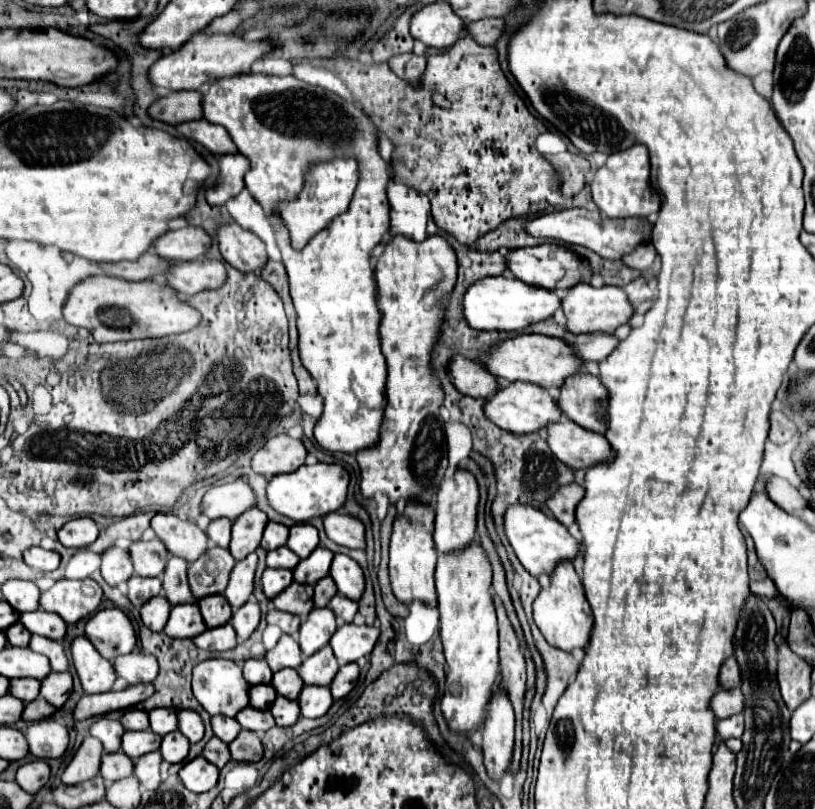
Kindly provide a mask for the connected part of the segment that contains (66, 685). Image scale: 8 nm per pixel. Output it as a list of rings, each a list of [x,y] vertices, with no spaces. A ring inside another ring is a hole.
[[[65,671],[65,673],[49,673],[41,683],[43,683],[41,685],[41,697],[47,699],[57,709],[63,707],[63,703],[67,701],[67,697],[73,691],[73,677],[71,677],[69,671]]]

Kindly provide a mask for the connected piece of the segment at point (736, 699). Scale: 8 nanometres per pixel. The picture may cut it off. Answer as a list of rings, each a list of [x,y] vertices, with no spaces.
[[[719,689],[715,693],[713,701],[711,701],[713,713],[719,719],[725,719],[725,717],[741,713],[743,705],[745,705],[745,699],[743,699],[741,689]]]

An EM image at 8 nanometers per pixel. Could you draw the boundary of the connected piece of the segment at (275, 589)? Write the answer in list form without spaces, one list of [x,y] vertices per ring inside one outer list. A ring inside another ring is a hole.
[[[265,569],[265,573],[263,573],[263,591],[269,599],[279,595],[291,583],[293,583],[293,571],[291,569]]]

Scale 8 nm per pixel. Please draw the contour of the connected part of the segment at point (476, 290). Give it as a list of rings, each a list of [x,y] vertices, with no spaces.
[[[499,275],[499,277],[487,277],[471,285],[463,297],[463,307],[465,307],[465,319],[473,329],[521,331],[527,325],[551,319],[555,311],[561,309],[561,297],[557,297],[549,289],[525,285],[523,281],[509,275]]]

